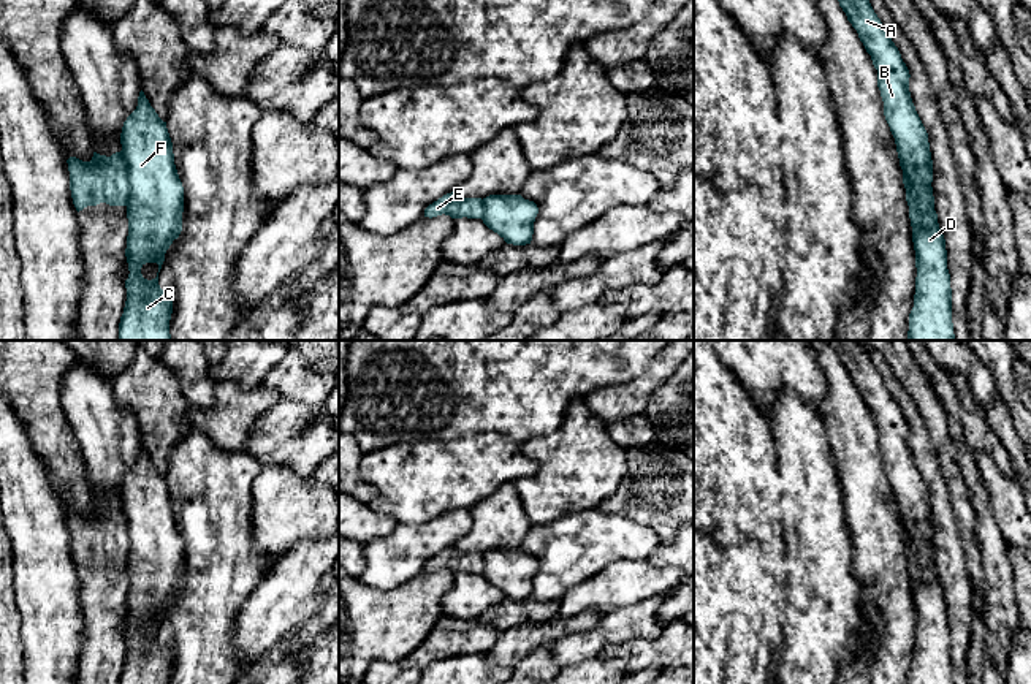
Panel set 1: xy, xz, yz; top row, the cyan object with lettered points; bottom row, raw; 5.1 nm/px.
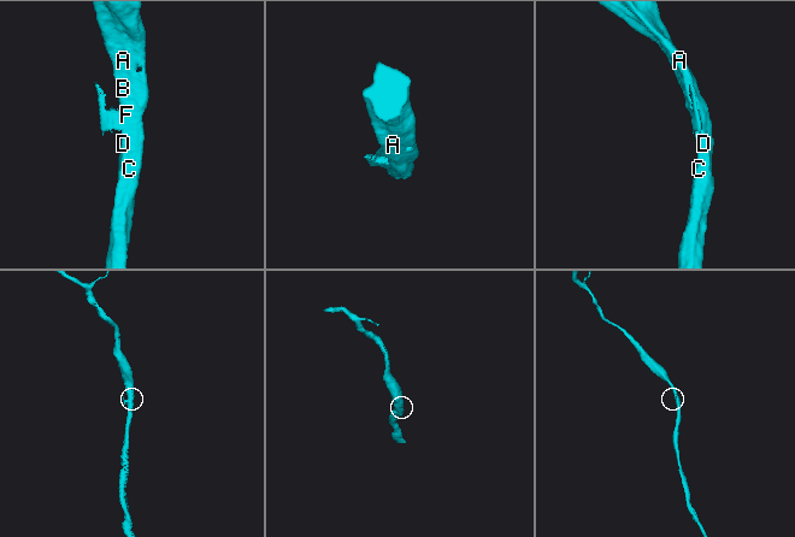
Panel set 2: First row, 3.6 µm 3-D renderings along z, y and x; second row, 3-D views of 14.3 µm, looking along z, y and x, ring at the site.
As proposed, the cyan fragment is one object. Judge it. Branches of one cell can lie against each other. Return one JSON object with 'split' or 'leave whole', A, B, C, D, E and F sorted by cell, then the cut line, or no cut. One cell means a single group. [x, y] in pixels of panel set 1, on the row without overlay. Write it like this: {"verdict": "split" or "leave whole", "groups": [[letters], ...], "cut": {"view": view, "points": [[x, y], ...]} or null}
{"verdict": "split", "groups": [["A", "B", "C", "D", "F"], ["E"]], "cut": {"view": "xy", "points": [[121, 505], [125, 515], [125, 534], [129, 539], [127, 559]]}}

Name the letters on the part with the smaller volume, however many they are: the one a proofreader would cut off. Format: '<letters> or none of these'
E

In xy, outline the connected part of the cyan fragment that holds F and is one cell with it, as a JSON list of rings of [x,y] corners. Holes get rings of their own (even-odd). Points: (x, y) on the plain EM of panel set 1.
[[[143,445],[139,446],[136,464],[124,477],[120,499],[127,518],[127,535],[130,538],[130,546],[127,549],[128,591],[125,603],[130,629],[125,635],[127,656],[120,671],[119,684],[169,684],[173,652],[169,648],[160,643],[158,627],[165,616],[166,605],[182,586],[184,542],[174,519],[173,497],[166,483],[166,477],[158,472]],[[146,618],[158,619],[157,632],[152,635],[144,633],[141,629],[141,622]]]

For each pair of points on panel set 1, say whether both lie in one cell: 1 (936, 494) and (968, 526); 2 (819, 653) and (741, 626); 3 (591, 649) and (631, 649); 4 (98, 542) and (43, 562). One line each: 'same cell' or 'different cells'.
1: different cells
2: different cells
3: different cells
4: different cells

